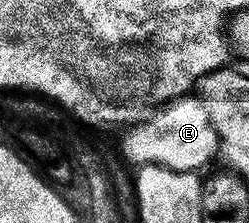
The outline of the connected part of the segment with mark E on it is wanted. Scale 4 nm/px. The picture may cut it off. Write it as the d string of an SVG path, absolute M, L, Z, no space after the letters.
M197 94L181 96L156 109L153 115L126 132L129 133L121 140L121 152L133 166L158 164L176 172L197 172L219 152L217 127L213 125L205 101Z

